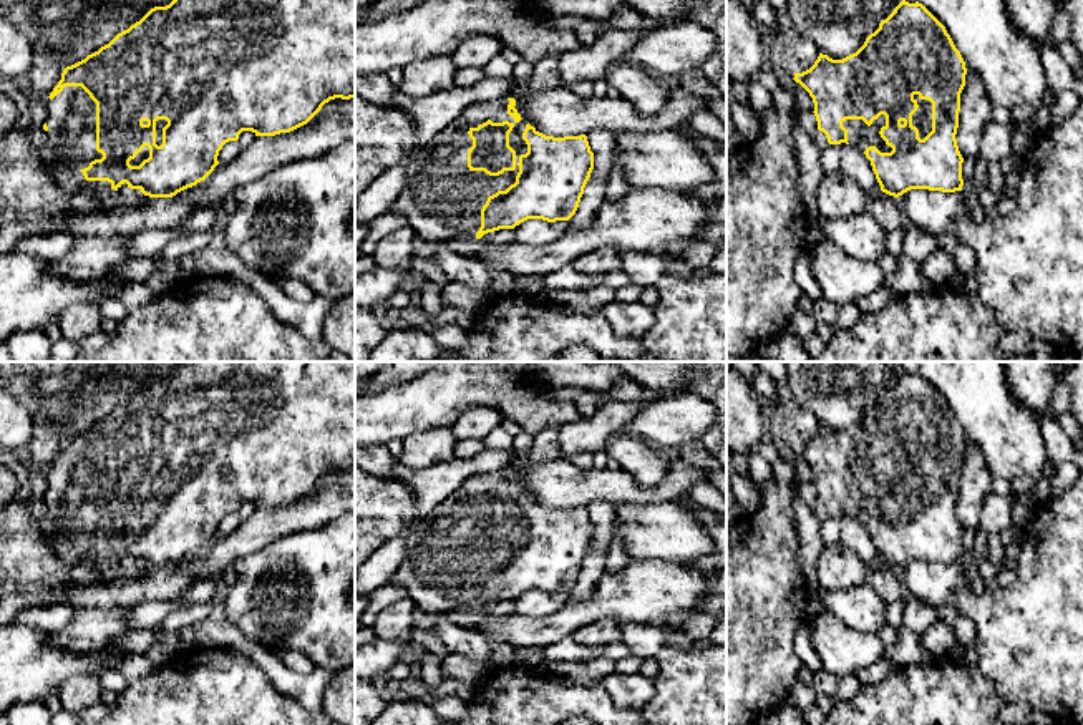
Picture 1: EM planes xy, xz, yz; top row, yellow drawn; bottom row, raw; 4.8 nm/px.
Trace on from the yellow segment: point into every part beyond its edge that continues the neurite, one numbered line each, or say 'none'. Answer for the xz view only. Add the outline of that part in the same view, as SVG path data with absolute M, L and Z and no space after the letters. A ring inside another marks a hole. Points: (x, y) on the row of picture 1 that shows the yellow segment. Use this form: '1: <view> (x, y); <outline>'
1: xz (441, 199); M508 96L491 101L481 101L468 106L453 123L443 128L430 143L426 143L406 168L405 187L390 206L390 211L403 214L406 226L411 227L415 237L433 242L448 242L449 239L476 241L481 227L481 209L488 197L498 191L506 191L516 182L519 173L519 156L527 153L522 139L526 119L519 123L508 114ZM491 119L493 123L509 121L514 124L509 133L509 146L516 151L516 169L504 171L499 176L489 176L484 171L471 171L468 168L468 151L473 139L468 131Z

